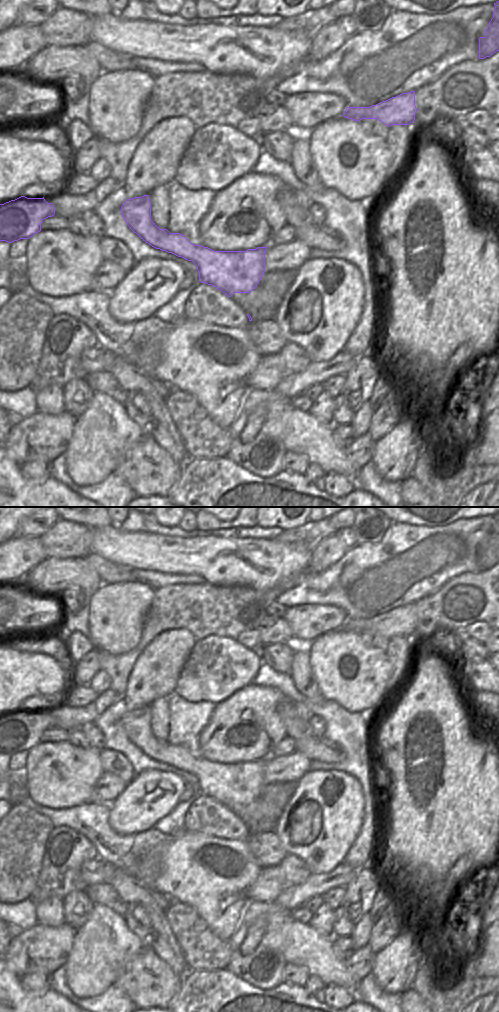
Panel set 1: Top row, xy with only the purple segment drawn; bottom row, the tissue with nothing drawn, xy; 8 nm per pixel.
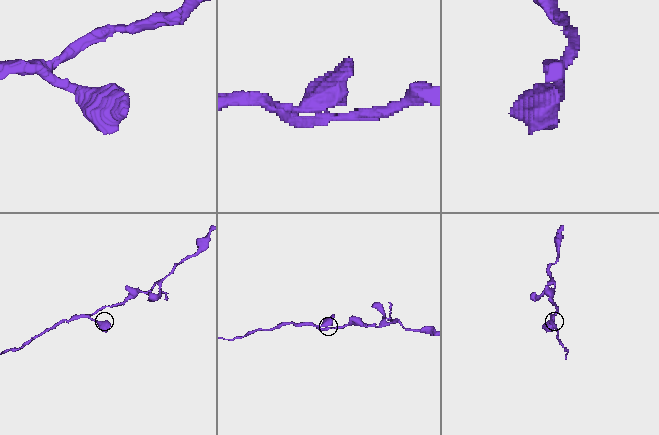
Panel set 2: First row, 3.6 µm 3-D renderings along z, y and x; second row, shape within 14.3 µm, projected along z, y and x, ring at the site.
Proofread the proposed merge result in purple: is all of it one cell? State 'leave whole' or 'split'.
leave whole

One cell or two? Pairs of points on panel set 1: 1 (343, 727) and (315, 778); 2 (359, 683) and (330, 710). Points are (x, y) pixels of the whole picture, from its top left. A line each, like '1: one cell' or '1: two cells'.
1: two cells
2: two cells

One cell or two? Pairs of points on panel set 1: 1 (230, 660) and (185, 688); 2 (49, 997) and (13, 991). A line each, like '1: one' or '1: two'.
1: one
2: one

